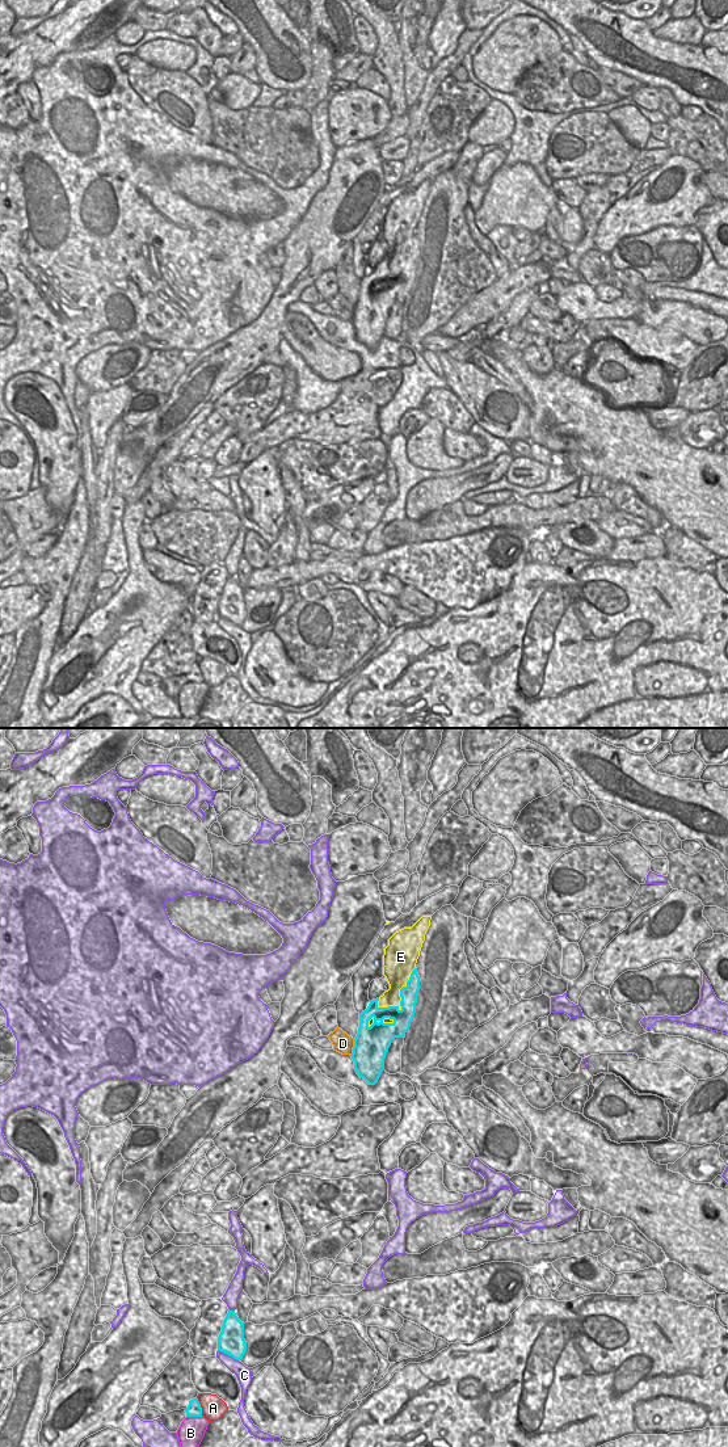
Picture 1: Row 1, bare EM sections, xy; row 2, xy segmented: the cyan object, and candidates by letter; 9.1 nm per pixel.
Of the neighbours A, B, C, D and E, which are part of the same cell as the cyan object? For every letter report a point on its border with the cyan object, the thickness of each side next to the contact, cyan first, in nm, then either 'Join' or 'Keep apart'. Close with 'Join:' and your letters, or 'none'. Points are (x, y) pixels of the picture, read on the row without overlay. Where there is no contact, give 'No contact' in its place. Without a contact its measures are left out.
A: Touches cyan at xy (200, 672). Thickness 130 nm (cyan) against 220 nm. Keep apart
B: Touches cyan at xy (194, 681). Thickness 130 nm (cyan) against 240 nm. Keep apart
C: Touches cyan at xy (228, 619). Thickness 240 nm (cyan) against 140 nm. Keep apart
D: Touches cyan at xy (353, 312). Thickness 320 nm (cyan) against 180 nm. Keep apart
E: Touches cyan at xy (400, 261). Thickness 170 nm (cyan) against 260 nm. Join
Join: E.

